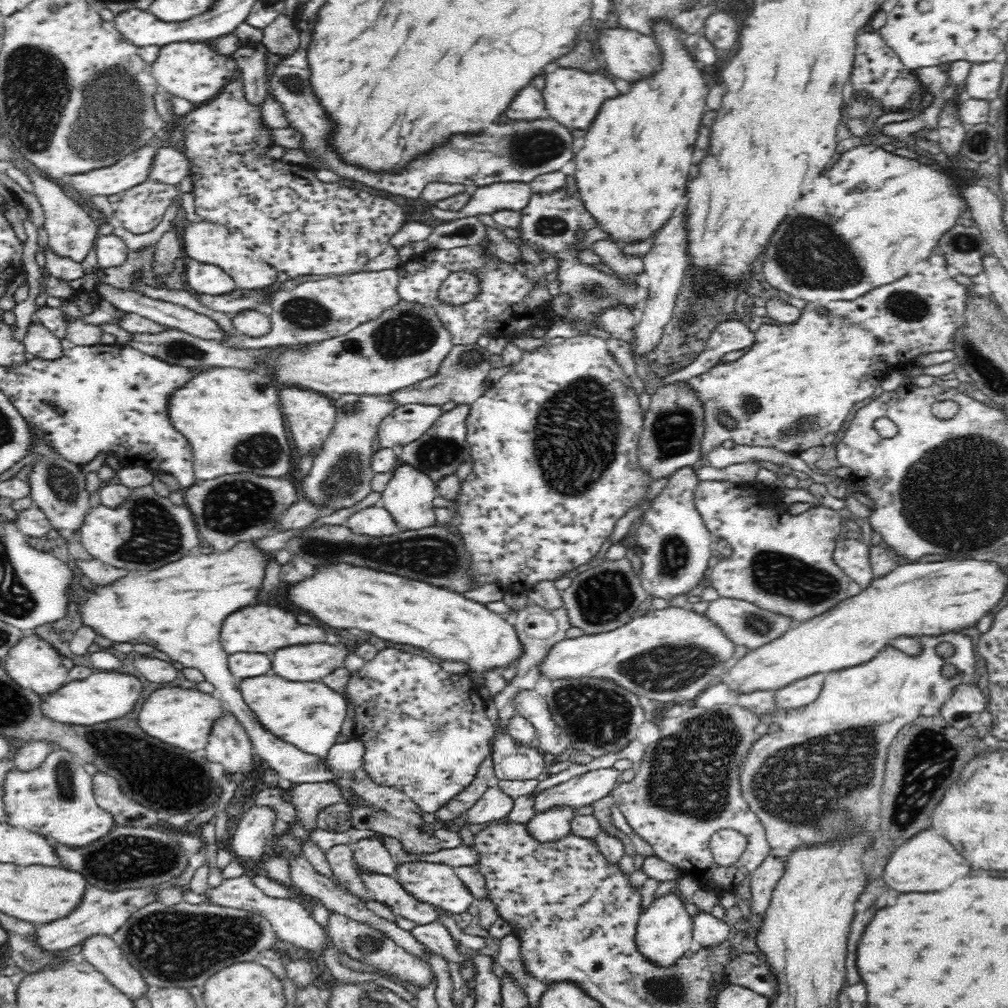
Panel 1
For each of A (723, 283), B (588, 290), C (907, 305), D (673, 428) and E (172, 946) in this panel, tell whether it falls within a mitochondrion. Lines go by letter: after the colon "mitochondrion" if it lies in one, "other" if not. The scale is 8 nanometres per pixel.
A: other
B: mitochondrion
C: mitochondrion
D: mitochondrion
E: mitochondrion

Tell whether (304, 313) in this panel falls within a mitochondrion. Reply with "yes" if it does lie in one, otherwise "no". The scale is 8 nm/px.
yes

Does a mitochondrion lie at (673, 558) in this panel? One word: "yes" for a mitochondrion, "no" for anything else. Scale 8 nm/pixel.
yes

